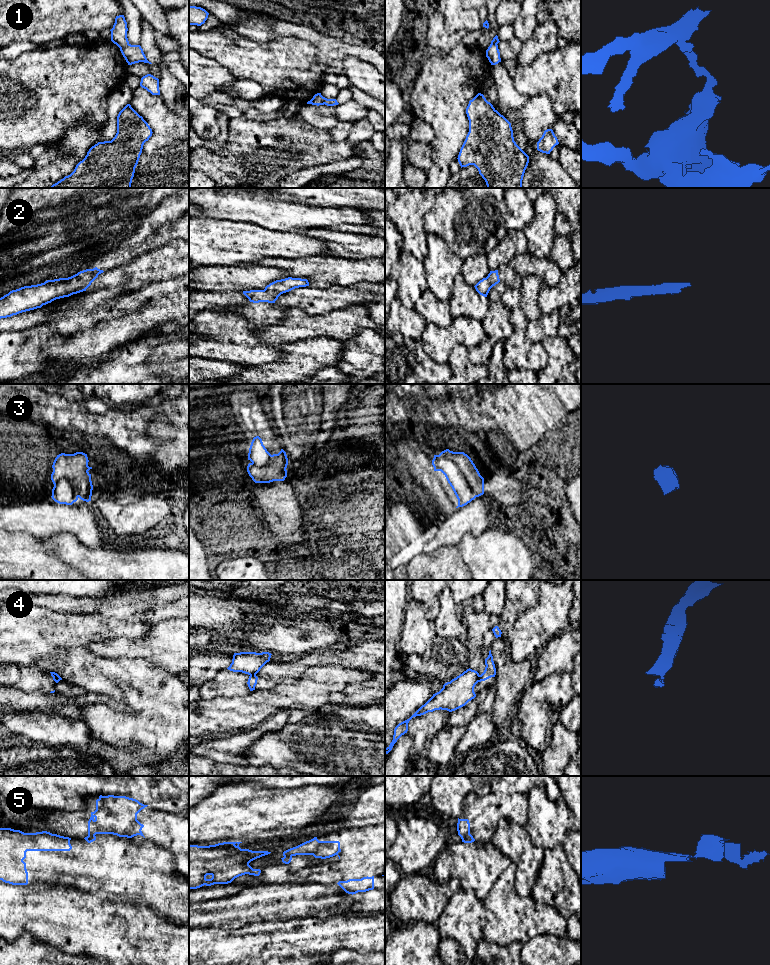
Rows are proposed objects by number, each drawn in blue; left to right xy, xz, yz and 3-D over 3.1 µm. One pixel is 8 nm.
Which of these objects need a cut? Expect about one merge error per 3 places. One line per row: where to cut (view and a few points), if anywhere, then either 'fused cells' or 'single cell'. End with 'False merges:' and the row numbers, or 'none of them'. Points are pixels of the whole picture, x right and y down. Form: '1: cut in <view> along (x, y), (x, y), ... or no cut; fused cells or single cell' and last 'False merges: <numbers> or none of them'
1: cut in xy along (128, 43), (120, 49); fused cells
2: no cut; single cell
3: no cut; single cell
4: cut in xz along (250, 674), (255, 675); fused cells
5: cut in yz along (469, 833), (462, 840); fused cells
False merges: 1, 4, 5

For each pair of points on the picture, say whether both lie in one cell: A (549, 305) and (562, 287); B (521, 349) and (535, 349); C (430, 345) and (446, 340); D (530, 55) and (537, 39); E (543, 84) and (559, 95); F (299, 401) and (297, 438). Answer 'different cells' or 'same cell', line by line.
A: same cell
B: same cell
C: same cell
D: same cell
E: same cell
F: same cell

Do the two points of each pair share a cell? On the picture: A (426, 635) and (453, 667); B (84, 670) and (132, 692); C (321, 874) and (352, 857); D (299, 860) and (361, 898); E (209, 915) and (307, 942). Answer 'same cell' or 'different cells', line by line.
A: same cell
B: different cells
C: same cell
D: different cells
E: different cells

